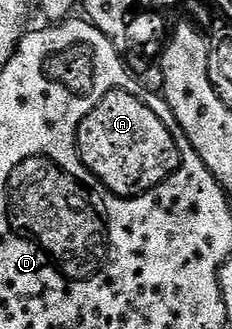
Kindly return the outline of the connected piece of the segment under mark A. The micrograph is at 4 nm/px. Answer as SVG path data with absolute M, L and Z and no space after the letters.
M111 91L106 93L106 97L102 97L102 101L98 101L98 105L84 118L82 125L78 125L76 148L86 169L90 169L90 173L94 173L94 177L98 177L98 181L102 181L106 189L110 189L110 193L123 199L145 195L180 168L180 154L174 145L174 137L170 137L170 129L162 125L156 108L131 91Z

